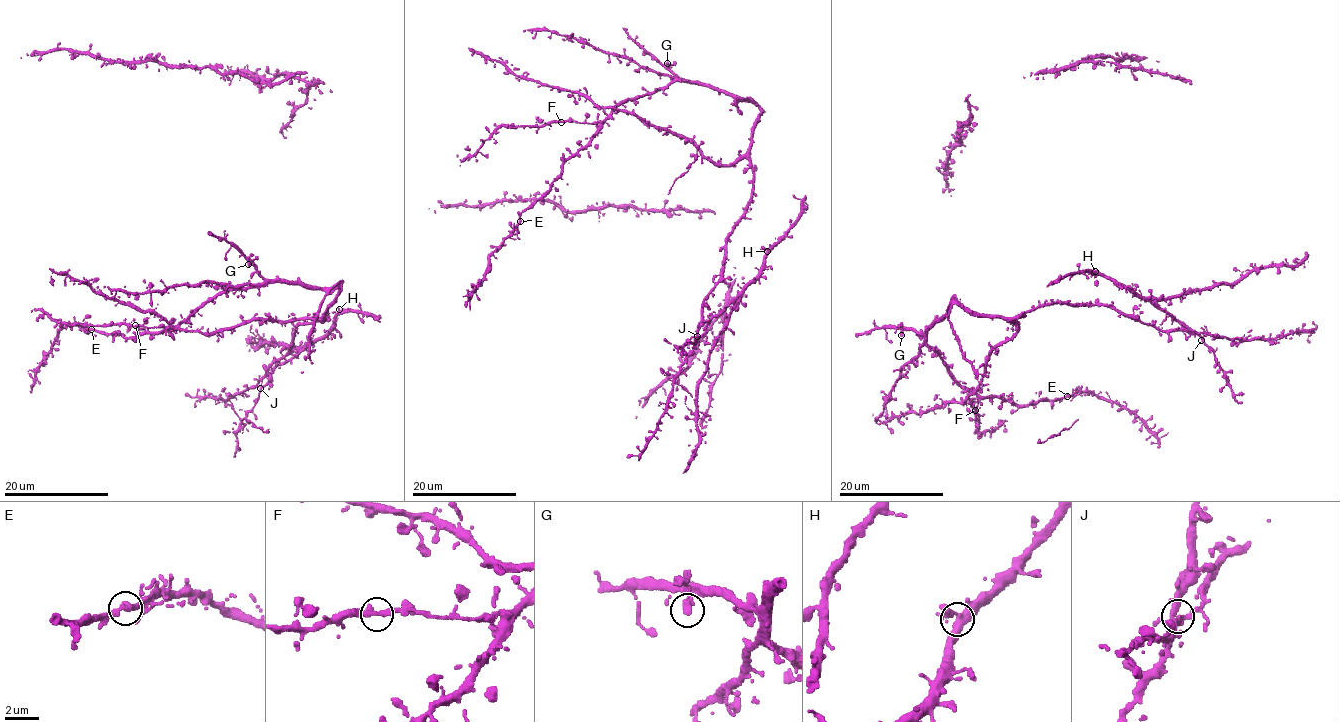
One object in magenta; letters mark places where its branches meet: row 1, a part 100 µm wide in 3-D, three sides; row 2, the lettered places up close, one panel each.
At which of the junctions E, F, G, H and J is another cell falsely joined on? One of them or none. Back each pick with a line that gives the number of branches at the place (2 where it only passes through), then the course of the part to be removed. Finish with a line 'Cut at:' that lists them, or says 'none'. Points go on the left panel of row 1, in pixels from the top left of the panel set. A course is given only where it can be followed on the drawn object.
Cut at: none

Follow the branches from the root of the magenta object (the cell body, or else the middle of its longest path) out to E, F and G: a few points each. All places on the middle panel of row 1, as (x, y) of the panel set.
E: (727, 235), (750, 198), (751, 127), (761, 108), (681, 81), (614, 107), (520, 220)
F: (727, 235), (750, 198), (750, 142), (758, 105), (709, 86), (673, 81), (628, 98), (601, 121), (561, 122)
G: (727, 235), (750, 198), (751, 127), (761, 108), (709, 86), (689, 84), (667, 68), (667, 63)

